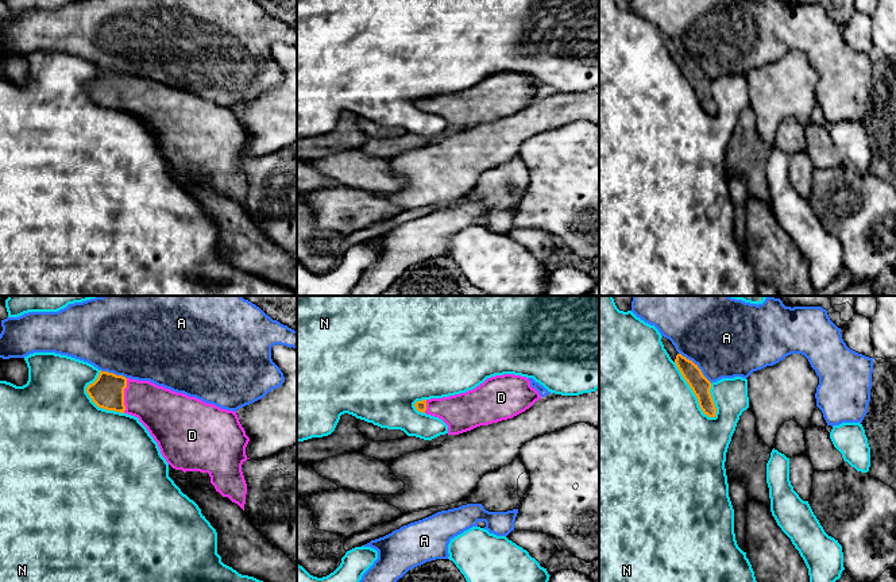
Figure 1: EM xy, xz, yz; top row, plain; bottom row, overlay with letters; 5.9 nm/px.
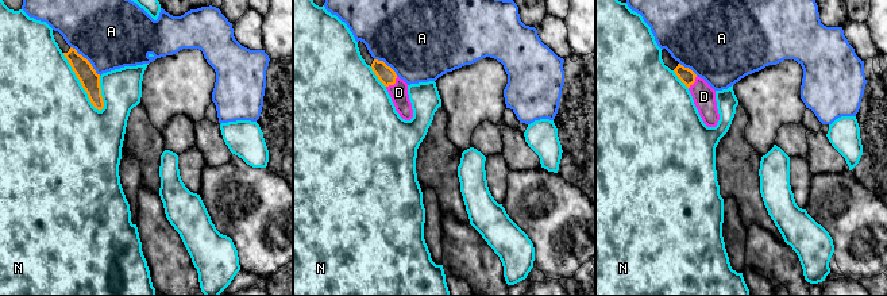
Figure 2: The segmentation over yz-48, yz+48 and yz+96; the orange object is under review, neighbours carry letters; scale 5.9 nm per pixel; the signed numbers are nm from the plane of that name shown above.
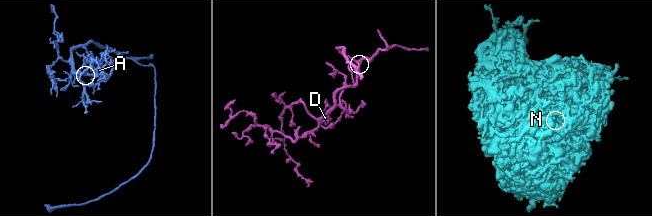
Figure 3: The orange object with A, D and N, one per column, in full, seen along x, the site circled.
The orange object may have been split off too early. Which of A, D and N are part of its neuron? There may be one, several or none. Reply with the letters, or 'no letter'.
D

